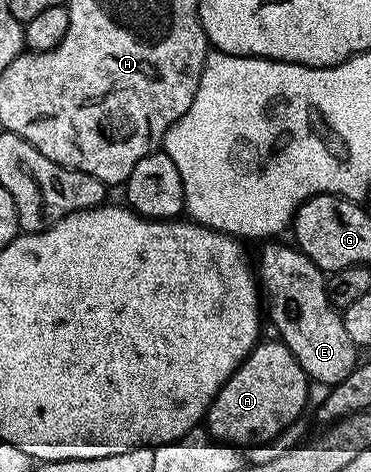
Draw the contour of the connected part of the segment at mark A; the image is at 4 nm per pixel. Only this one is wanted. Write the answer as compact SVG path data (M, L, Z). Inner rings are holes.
M279 339L273 341L262 340L253 346L253 350L245 356L235 372L227 379L227 383L215 395L215 399L209 404L209 411L205 416L205 425L209 427L208 436L214 442L224 443L228 446L248 447L259 445L273 440L274 437L284 433L290 425L298 420L304 409L309 405L310 379L299 367L295 355Z

